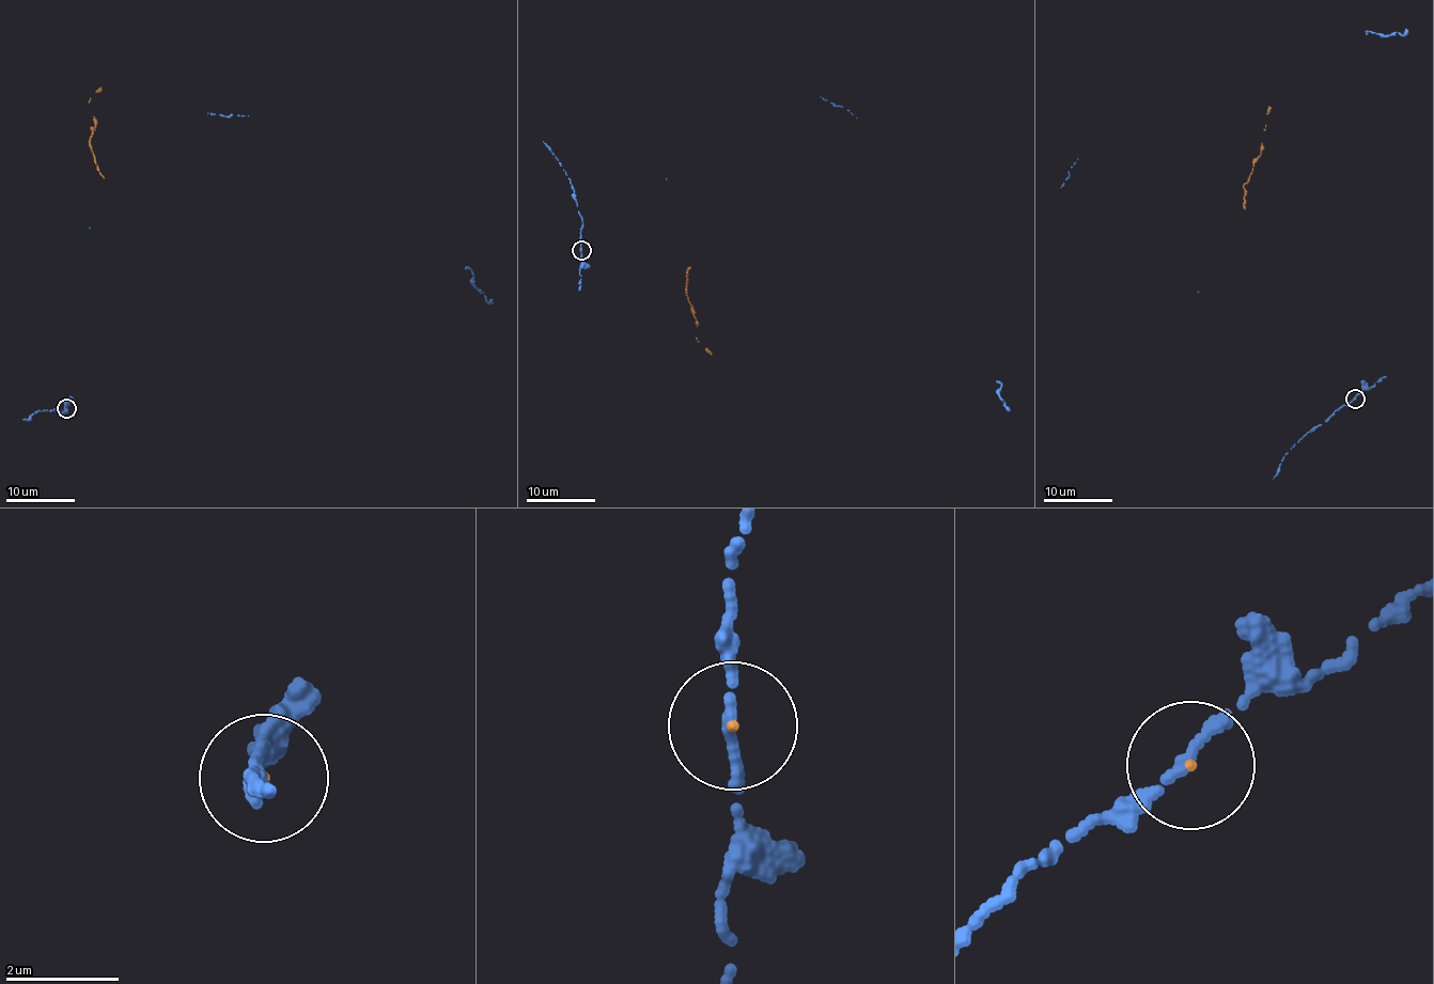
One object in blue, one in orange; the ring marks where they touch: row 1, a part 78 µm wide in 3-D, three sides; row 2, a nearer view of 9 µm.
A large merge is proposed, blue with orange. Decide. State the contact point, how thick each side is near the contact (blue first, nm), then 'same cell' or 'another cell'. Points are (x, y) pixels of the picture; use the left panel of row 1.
at (66, 408); 170 nm thick on the blue side, 50 nm on the other; same cell

